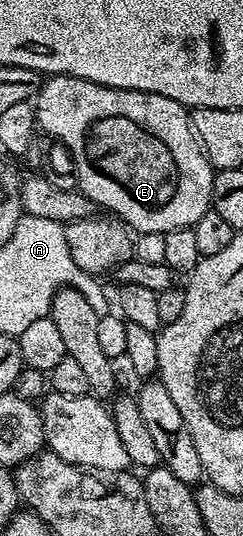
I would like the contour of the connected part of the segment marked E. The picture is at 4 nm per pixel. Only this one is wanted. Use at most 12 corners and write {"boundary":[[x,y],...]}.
{"boundary":[[51,75],[40,130],[136,234],[189,229],[216,170],[188,106]]}

